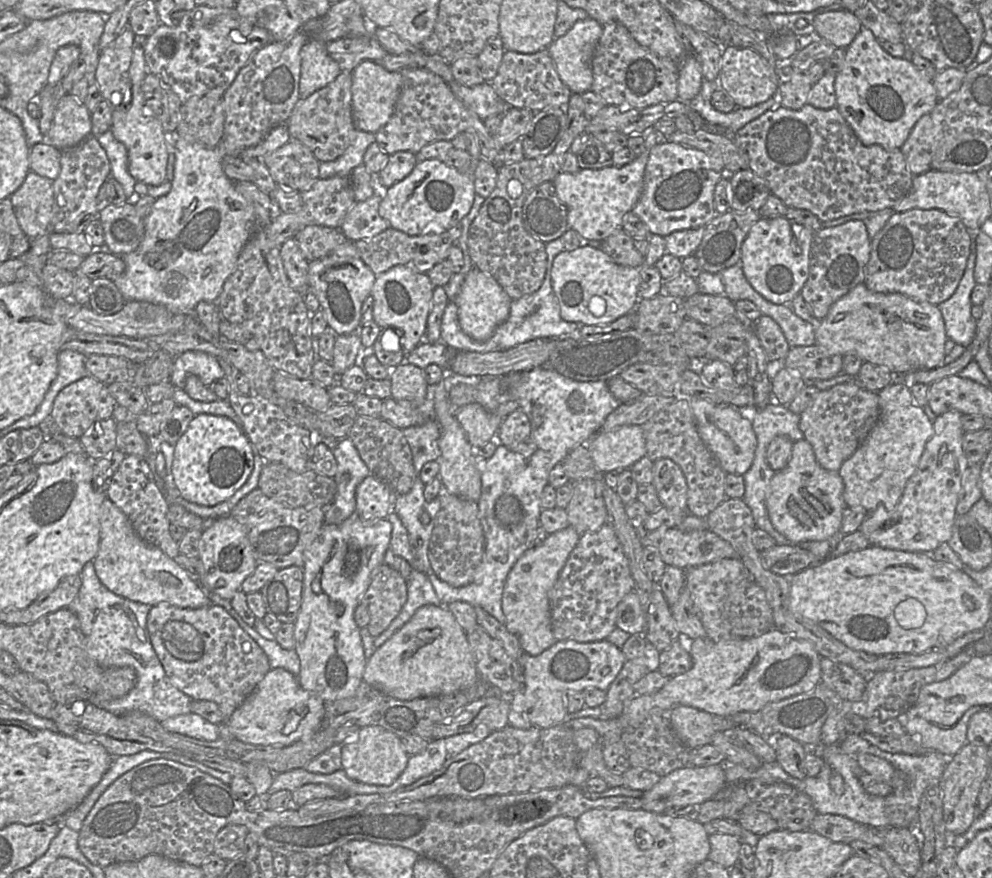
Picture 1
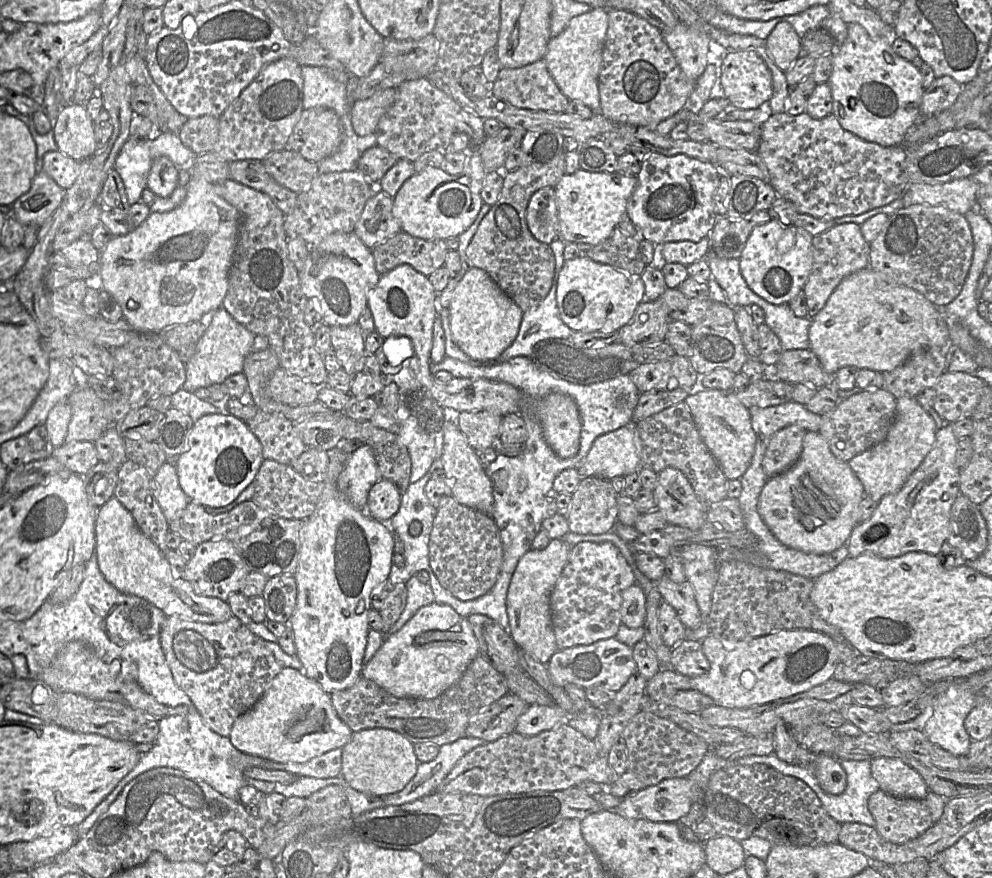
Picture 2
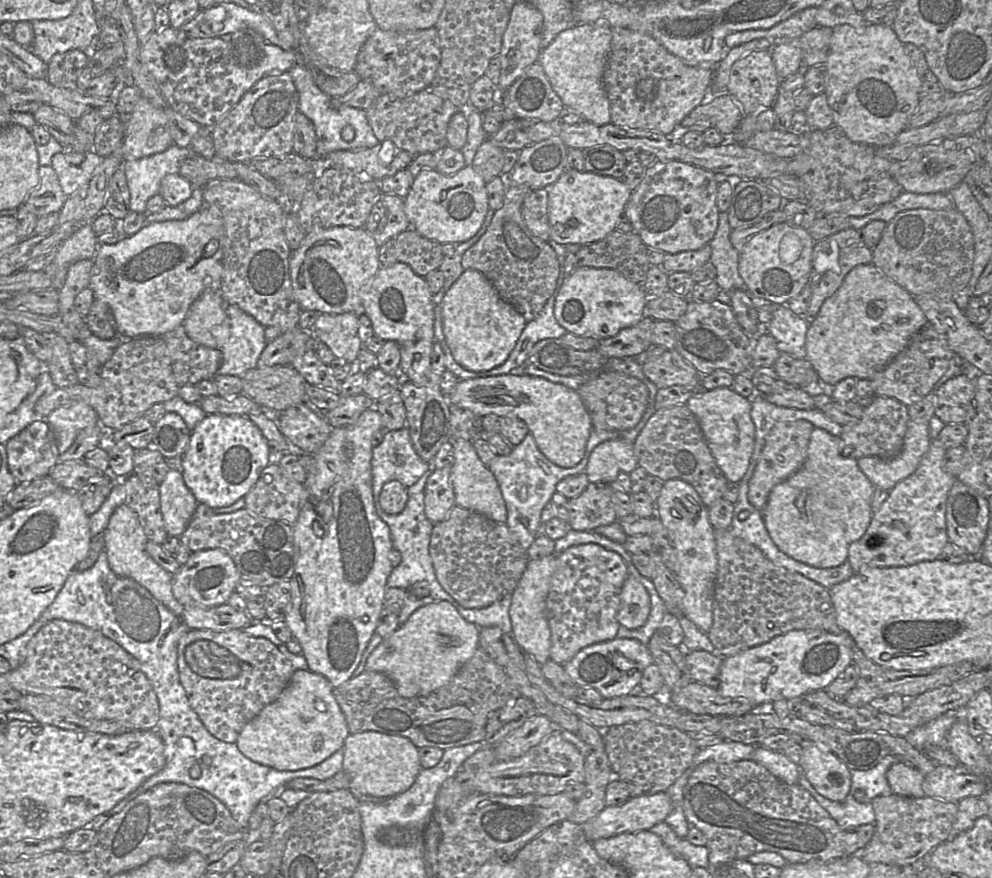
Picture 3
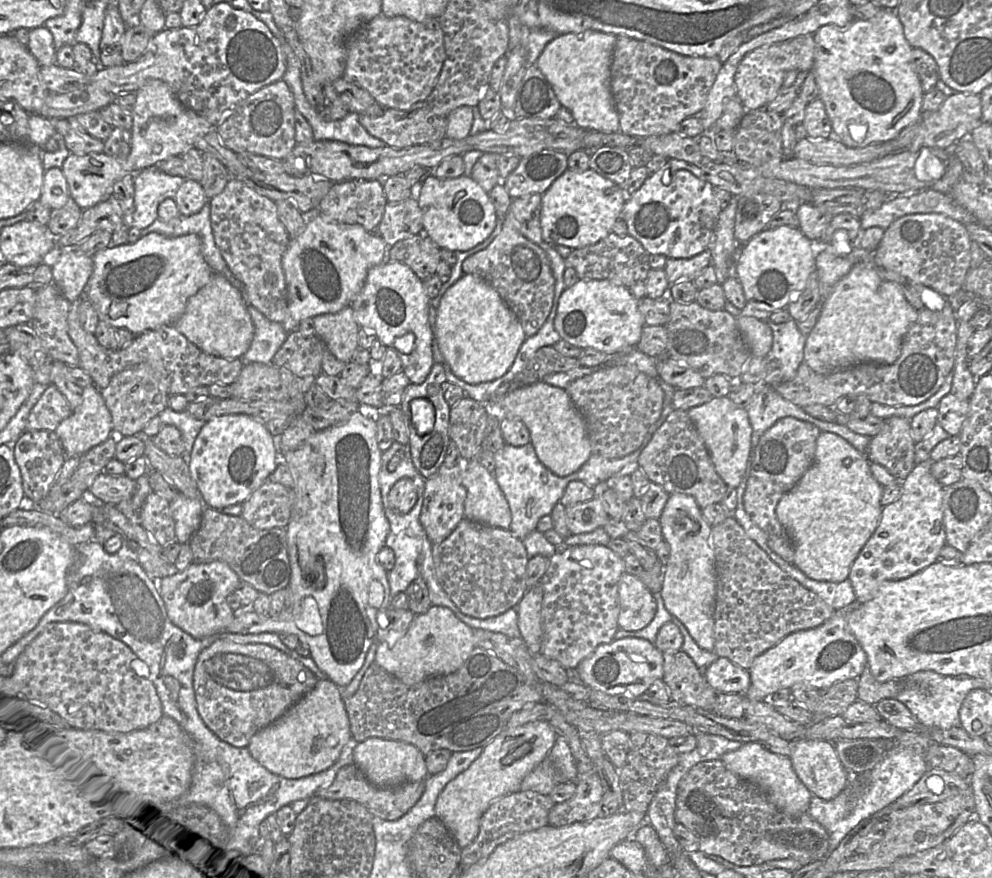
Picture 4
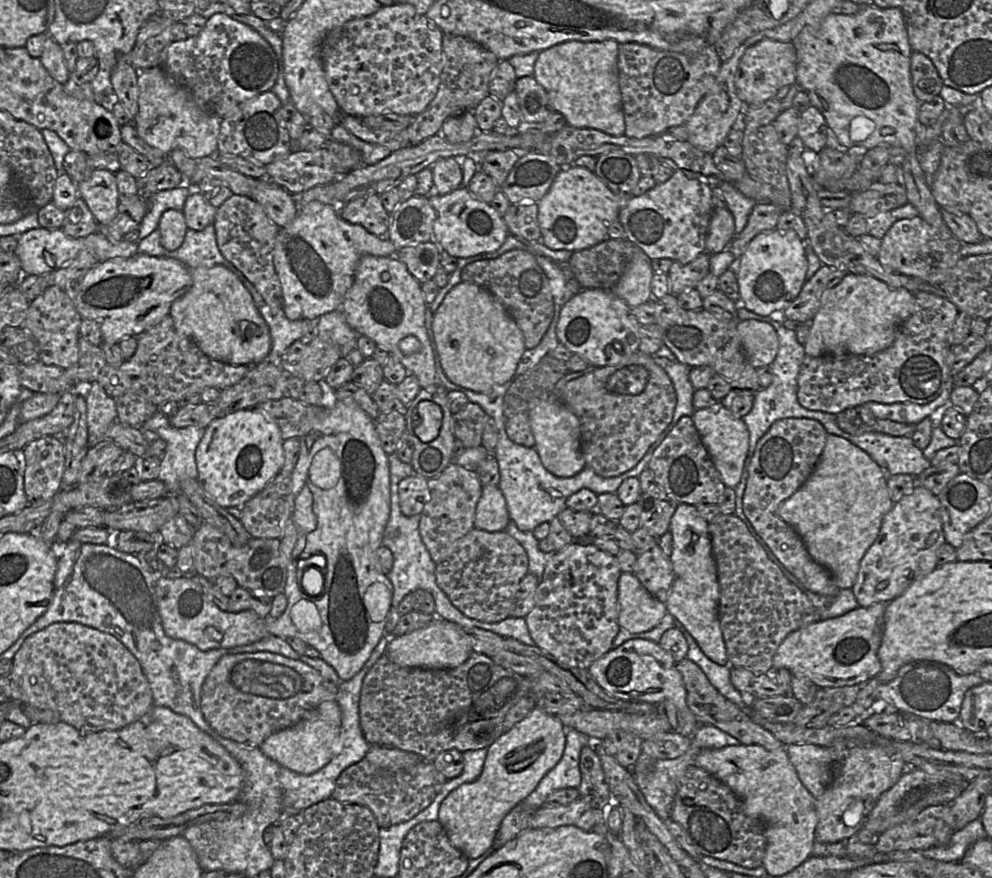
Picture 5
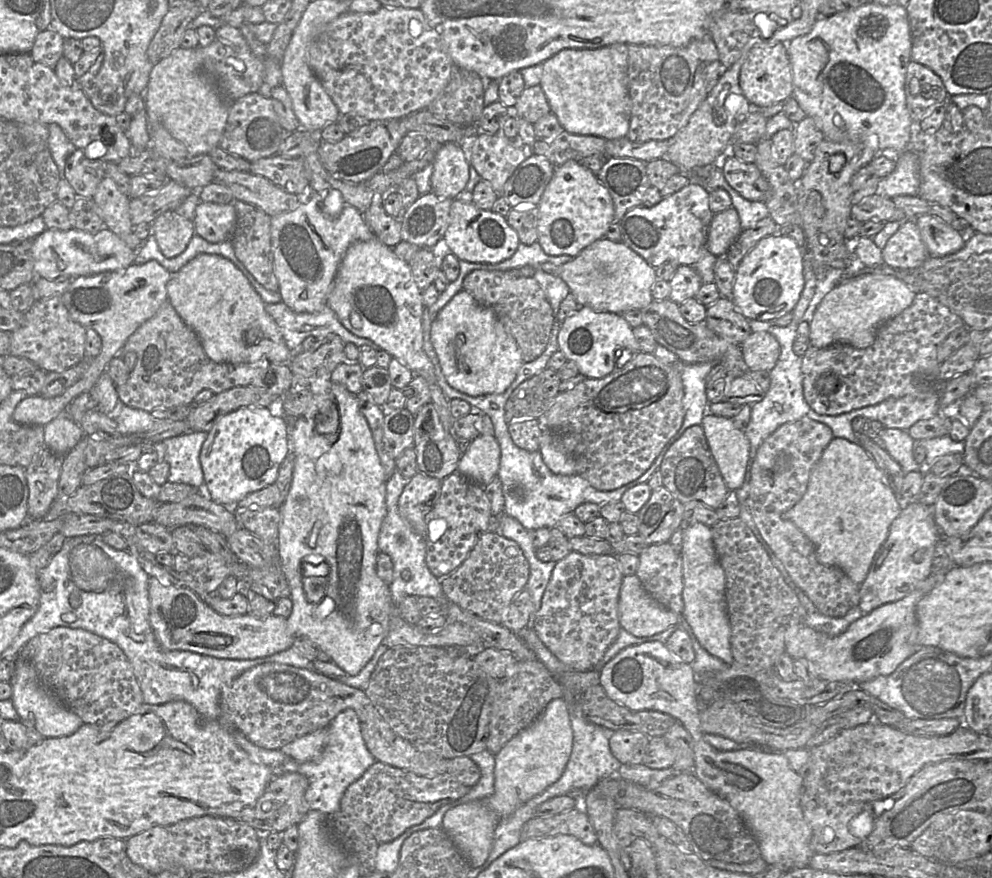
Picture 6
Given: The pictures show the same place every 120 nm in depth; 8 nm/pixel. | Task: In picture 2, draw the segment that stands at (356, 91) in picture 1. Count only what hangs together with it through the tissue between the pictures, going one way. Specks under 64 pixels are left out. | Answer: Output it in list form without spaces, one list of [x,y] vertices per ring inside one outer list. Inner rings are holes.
[[[387,88],[377,91],[367,99],[354,100],[351,121],[354,131],[365,136],[376,131],[381,117],[387,112],[396,98],[396,89]]]

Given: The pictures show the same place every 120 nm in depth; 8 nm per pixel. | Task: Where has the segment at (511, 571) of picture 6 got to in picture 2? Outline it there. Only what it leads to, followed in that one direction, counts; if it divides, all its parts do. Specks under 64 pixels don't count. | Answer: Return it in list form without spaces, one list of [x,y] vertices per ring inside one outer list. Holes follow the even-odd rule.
[[[451,496],[441,500],[429,539],[429,563],[441,586],[461,601],[488,593],[495,585],[503,559],[499,529],[493,518],[462,505]]]

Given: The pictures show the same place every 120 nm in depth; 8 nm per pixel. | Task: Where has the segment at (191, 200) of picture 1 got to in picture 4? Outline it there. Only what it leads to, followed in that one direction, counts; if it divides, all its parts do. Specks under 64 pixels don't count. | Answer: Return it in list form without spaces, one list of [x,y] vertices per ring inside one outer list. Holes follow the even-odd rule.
[[[151,232],[135,243],[109,246],[96,252],[83,297],[92,303],[99,320],[139,335],[177,321],[188,299],[205,286],[214,273],[203,258],[198,235],[167,237]]]

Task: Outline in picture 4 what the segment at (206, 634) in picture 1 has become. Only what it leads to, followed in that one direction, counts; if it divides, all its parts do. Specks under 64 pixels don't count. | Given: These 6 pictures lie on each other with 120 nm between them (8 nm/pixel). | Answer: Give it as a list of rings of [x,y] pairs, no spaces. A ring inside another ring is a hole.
[[[222,639],[199,654],[193,673],[193,690],[200,718],[217,738],[239,748],[247,747],[254,734],[280,718],[317,682],[318,678],[308,668],[272,646],[238,644]]]

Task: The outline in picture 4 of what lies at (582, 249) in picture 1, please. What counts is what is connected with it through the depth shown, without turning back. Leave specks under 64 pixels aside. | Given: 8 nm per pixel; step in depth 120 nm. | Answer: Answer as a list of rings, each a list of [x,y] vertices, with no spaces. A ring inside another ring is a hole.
[[[581,280],[566,288],[559,300],[554,327],[566,342],[581,348],[593,348],[608,355],[627,347],[637,347],[644,318],[638,309],[639,301],[629,288],[609,280]]]

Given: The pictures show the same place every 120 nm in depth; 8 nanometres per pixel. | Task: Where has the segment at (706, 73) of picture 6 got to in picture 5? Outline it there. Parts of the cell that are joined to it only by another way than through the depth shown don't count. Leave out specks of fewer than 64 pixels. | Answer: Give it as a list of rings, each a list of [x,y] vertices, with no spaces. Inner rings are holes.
[[[624,43],[618,45],[617,65],[625,119],[624,135],[629,138],[641,139],[649,136],[660,136],[670,127],[684,125],[714,85],[722,62],[714,46],[708,46],[698,53],[686,55],[638,43]]]

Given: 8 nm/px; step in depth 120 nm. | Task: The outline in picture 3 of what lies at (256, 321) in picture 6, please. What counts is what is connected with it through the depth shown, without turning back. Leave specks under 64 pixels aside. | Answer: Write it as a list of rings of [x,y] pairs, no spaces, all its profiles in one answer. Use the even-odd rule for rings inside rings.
[[[220,291],[203,292],[191,304],[183,322],[187,336],[200,345],[219,349],[212,329],[226,319],[225,304]]]

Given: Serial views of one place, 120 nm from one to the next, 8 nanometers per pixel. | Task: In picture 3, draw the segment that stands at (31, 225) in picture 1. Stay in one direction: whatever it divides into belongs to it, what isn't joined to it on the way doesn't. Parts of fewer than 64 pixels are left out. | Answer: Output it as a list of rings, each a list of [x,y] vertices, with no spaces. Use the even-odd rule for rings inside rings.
[[[52,166],[39,167],[39,184],[27,196],[23,207],[41,217],[59,212],[67,195],[62,190],[58,176]]]

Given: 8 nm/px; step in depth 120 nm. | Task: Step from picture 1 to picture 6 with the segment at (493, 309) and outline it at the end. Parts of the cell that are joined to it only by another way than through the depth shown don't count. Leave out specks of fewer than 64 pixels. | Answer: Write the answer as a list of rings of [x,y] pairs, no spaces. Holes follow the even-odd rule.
[[[462,289],[439,311],[431,325],[431,342],[437,353],[443,375],[448,384],[457,391],[469,396],[502,394],[515,380],[524,363],[522,353],[515,339],[506,330],[495,312],[477,302]]]

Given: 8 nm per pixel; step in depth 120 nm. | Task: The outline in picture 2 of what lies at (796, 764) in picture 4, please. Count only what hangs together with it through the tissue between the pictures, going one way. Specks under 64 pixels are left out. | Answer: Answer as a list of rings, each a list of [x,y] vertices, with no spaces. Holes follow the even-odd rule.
[[[818,754],[814,768],[818,783],[825,792],[839,795],[845,791],[847,775],[838,759],[830,755]]]

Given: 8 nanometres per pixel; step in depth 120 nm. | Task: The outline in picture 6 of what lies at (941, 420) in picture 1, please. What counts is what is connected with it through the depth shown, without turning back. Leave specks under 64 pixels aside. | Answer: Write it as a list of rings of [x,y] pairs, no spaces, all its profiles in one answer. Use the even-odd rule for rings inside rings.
[[[912,501],[905,504],[899,516],[891,523],[886,541],[876,553],[866,579],[860,586],[858,607],[863,615],[888,603],[899,601],[919,587],[933,571],[933,554],[942,534],[933,518],[933,507]]]

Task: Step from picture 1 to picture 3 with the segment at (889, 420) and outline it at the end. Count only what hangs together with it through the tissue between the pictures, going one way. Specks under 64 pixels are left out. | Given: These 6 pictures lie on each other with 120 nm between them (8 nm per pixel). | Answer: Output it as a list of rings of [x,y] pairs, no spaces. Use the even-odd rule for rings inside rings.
[[[910,419],[907,423],[903,449],[897,457],[889,460],[876,456],[862,457],[857,459],[858,466],[876,488],[890,491],[898,482],[915,472],[923,456],[928,452],[930,444],[929,424],[917,423]]]

